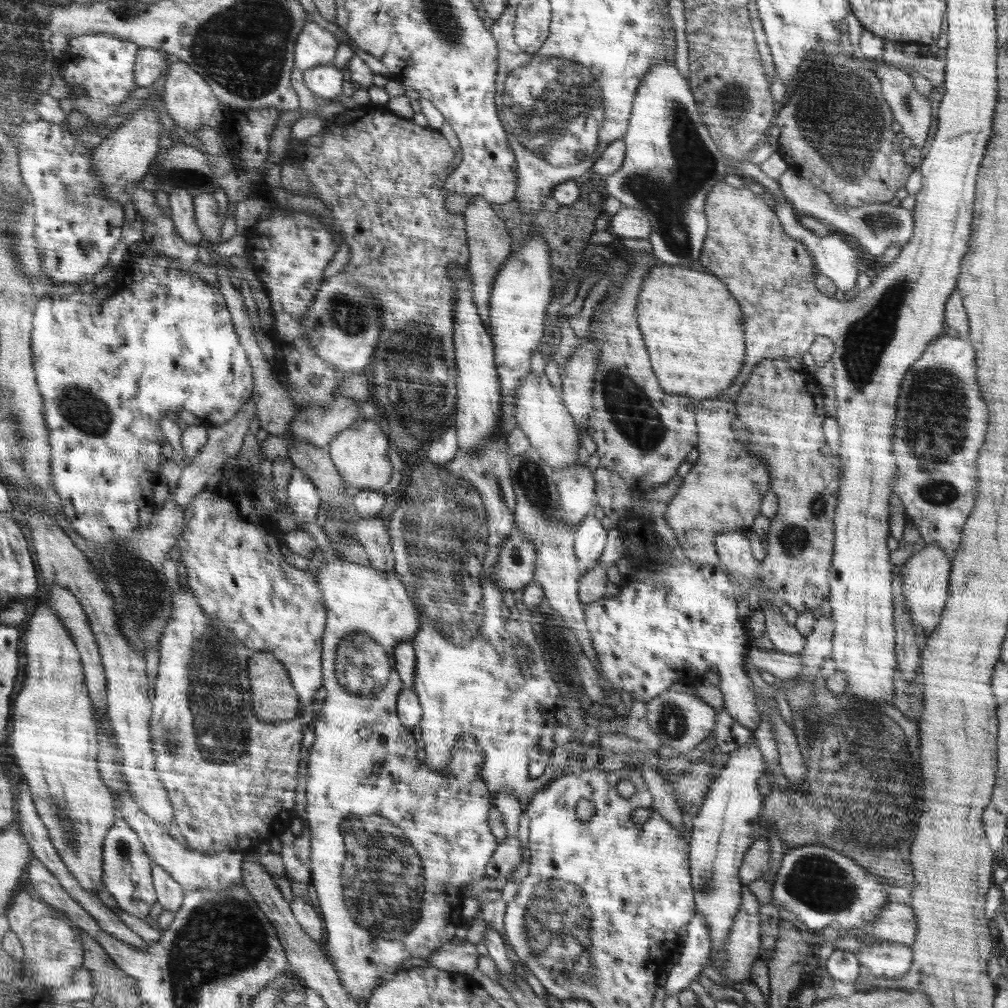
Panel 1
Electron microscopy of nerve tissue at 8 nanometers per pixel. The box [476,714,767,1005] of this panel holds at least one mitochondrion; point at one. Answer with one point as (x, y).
(552, 925)

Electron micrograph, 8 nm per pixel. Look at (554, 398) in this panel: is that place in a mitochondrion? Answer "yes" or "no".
no

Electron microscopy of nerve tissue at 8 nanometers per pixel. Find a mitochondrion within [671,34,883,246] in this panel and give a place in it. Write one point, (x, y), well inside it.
(735, 103)

